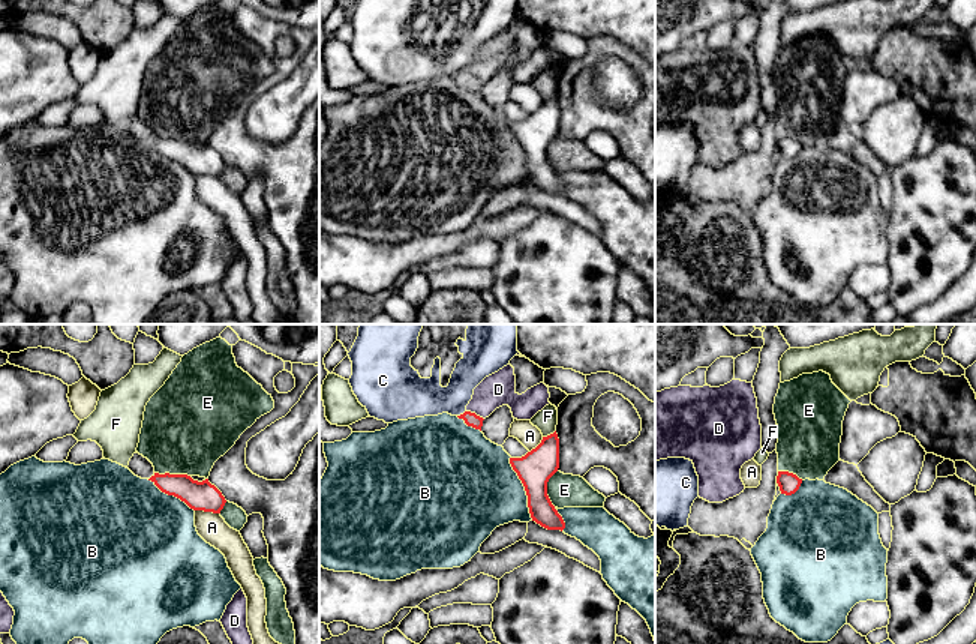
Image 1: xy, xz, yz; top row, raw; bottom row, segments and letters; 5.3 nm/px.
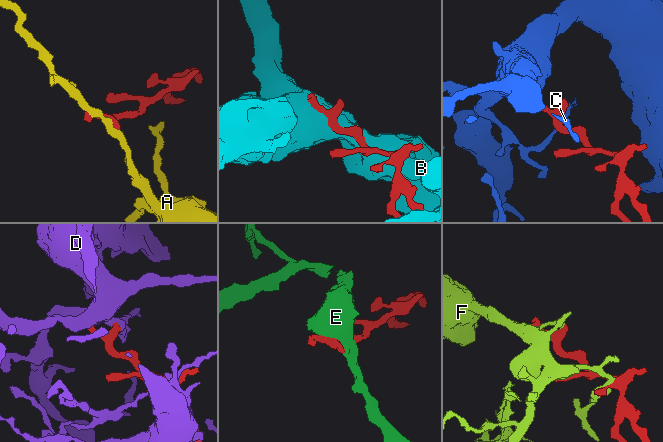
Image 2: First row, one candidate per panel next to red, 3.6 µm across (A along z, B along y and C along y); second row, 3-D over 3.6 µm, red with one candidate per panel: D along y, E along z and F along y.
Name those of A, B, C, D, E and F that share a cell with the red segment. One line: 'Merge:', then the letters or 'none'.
Merge: C

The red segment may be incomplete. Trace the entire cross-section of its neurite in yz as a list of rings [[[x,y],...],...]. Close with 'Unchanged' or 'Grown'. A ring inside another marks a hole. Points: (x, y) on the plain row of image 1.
[[[778,135],[777,147],[781,158],[792,159],[799,153],[802,143],[789,135]]]. Unchanged

